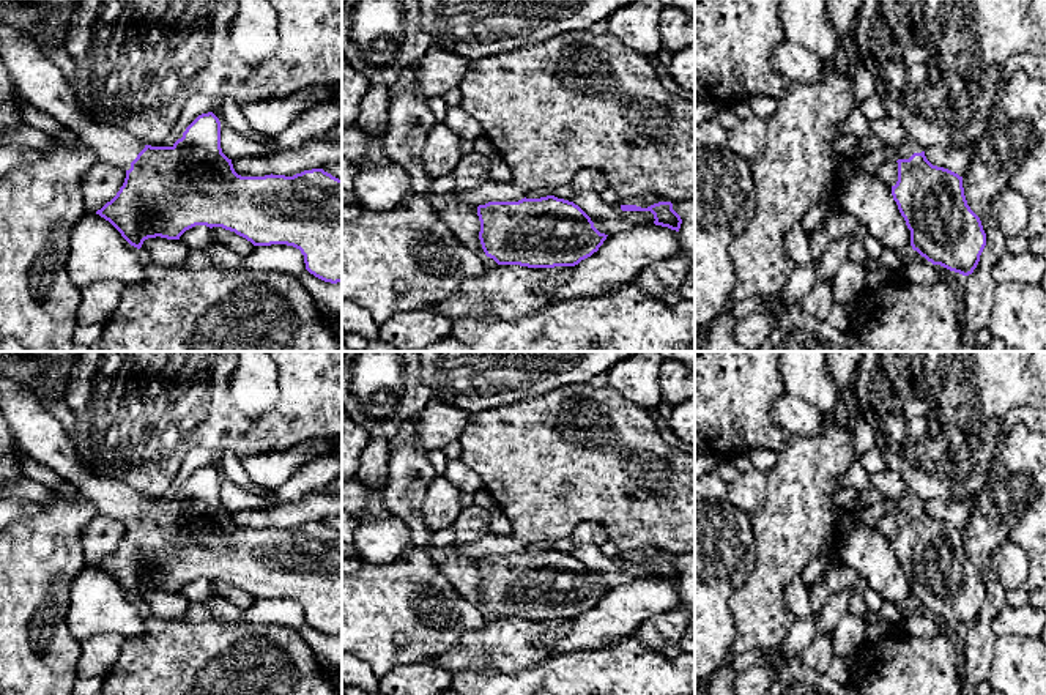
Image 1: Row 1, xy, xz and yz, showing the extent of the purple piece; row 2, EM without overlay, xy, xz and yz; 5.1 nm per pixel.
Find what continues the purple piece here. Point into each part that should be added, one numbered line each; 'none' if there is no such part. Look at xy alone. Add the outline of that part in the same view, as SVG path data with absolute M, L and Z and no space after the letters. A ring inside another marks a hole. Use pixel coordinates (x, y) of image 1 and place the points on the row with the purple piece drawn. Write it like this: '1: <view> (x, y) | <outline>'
1: xy (38, 81) | M0 20L0 58L17 93L33 107L49 113L58 123L95 148L101 159L124 170L145 148L129 131L93 118L79 102L61 69L46 57L32 36Z

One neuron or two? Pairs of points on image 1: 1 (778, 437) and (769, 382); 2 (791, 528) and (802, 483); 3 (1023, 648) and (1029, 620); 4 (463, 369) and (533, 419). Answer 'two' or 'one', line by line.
1: one
2: one
3: two
4: two

